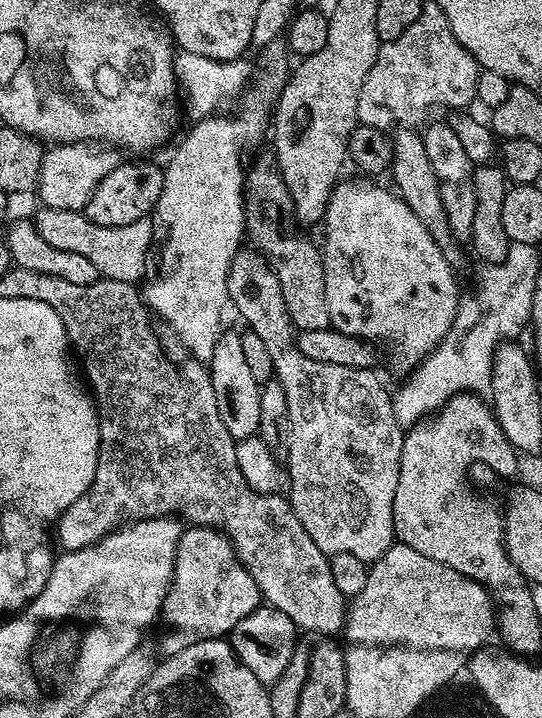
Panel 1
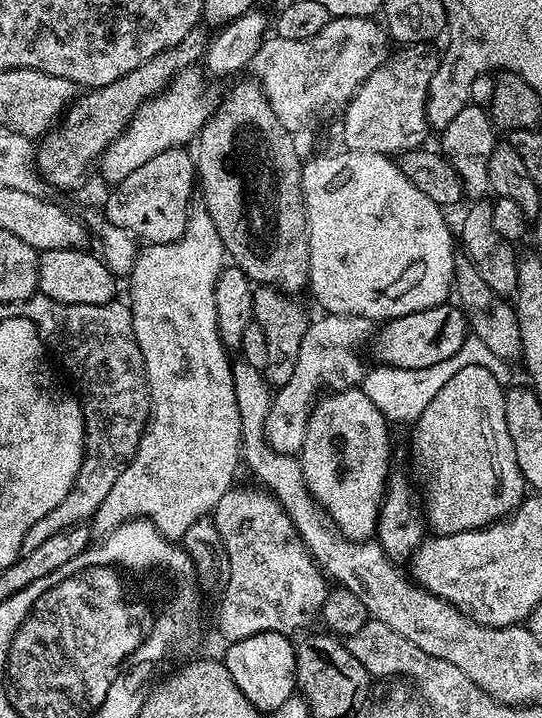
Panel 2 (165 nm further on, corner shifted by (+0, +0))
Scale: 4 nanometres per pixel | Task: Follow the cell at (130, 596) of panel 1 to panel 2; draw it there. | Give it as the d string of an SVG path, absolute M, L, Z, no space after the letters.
M202 206L189 215L182 238L169 244L148 244L139 249L127 283L128 292L132 295L130 307L134 338L142 350L146 366L148 399L152 402L152 411L134 458L126 470L118 474L118 482L110 486L110 494L106 494L102 506L98 506L90 521L90 527L97 537L109 536L128 520L147 518L166 539L183 541L190 525L198 522L198 518L209 515L218 506L218 498L222 498L222 494L233 487L236 467L239 469L242 464L242 422L234 394L232 364L224 343L220 341L216 321L218 310L214 306L214 286L225 266L224 243L222 238L218 238L218 230L210 214Z

